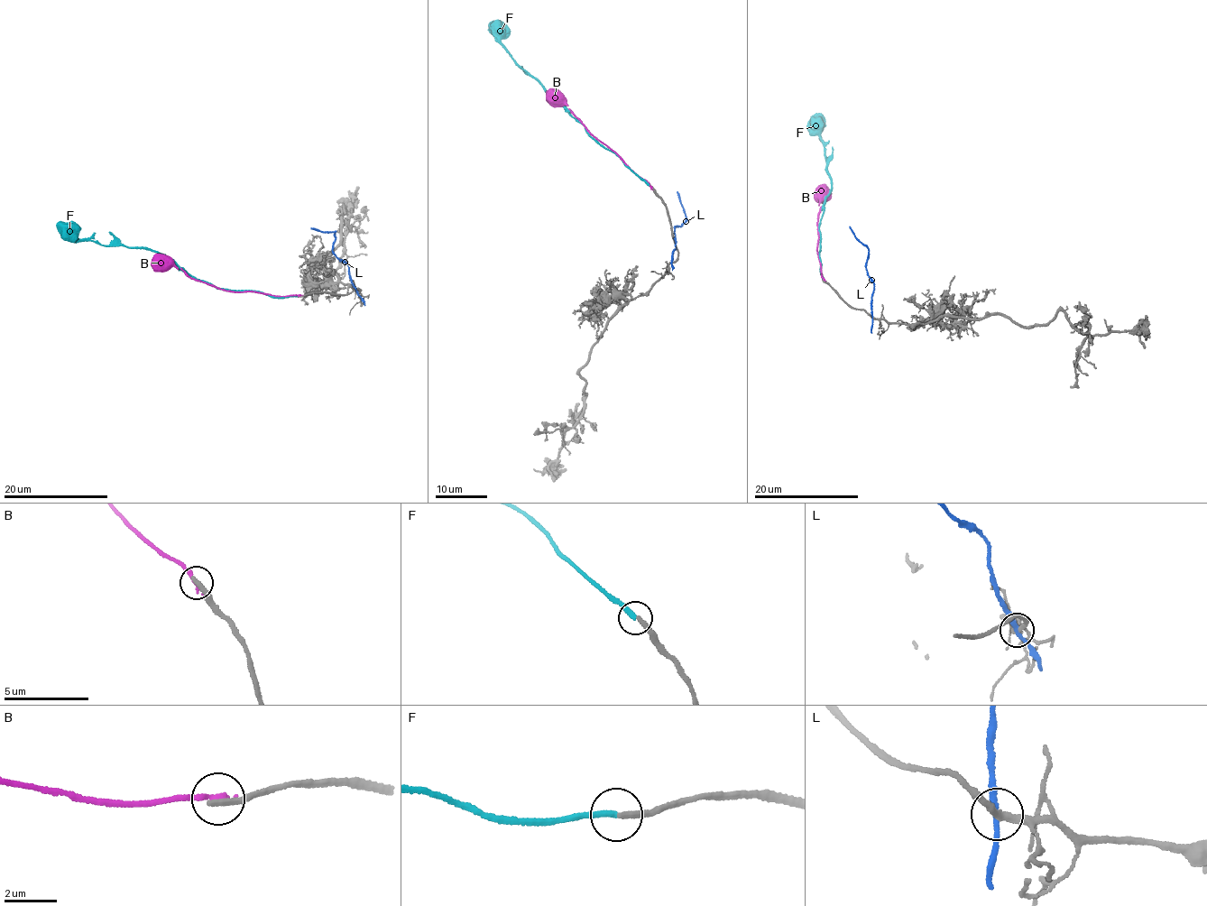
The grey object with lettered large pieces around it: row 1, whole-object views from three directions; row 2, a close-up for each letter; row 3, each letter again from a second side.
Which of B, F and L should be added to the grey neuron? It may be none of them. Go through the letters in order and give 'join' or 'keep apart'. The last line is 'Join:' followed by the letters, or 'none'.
B: keep apart
F: join
L: keep apart
Join: F

